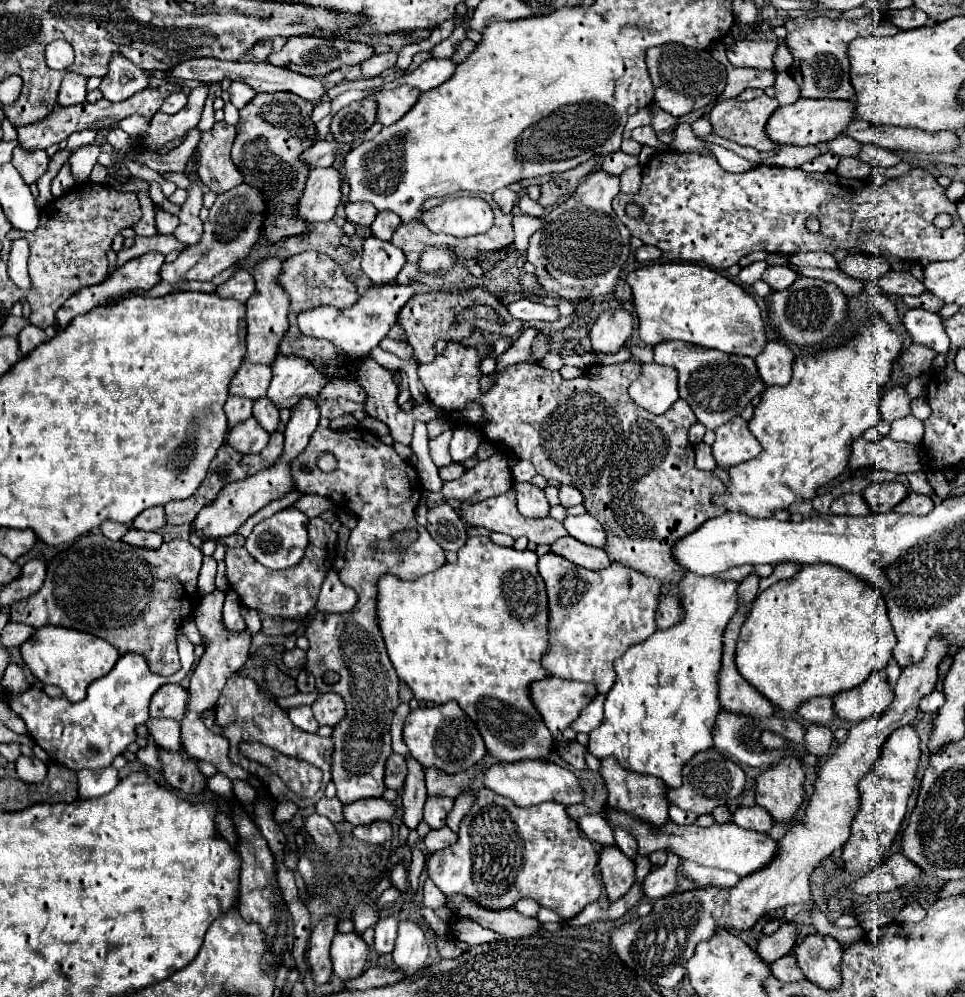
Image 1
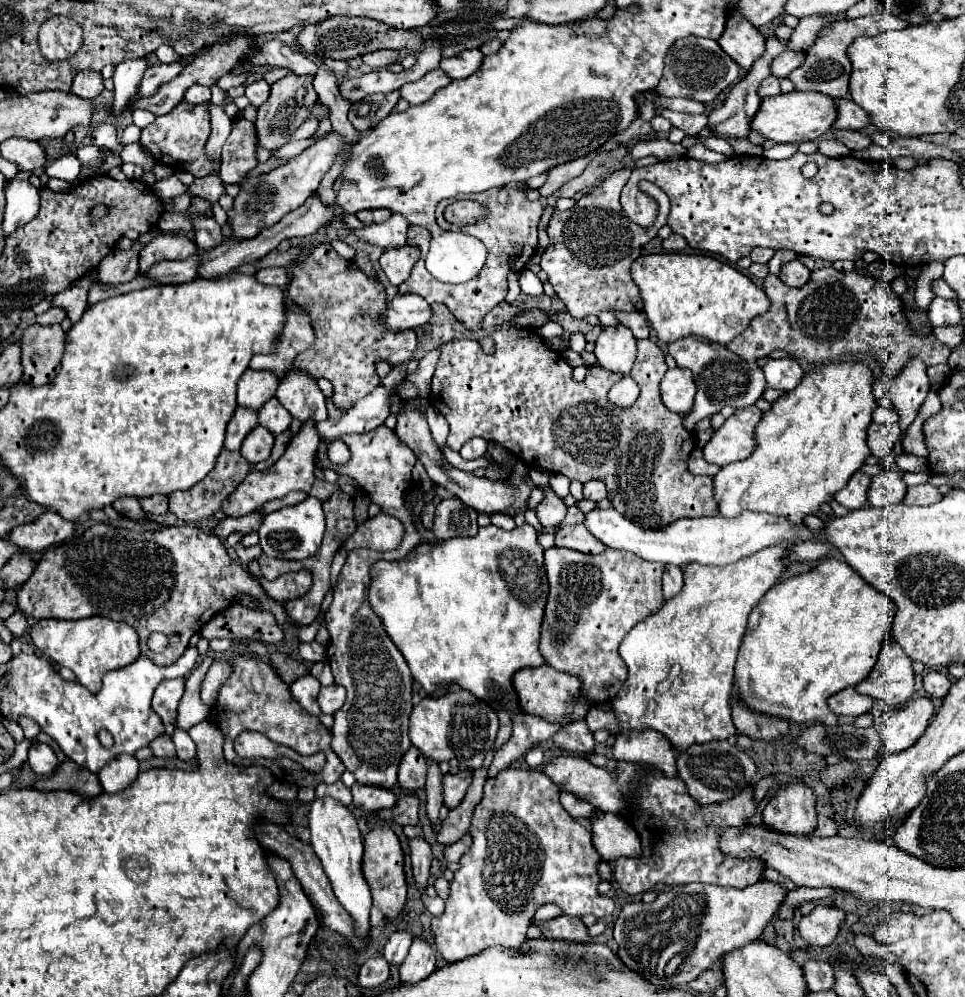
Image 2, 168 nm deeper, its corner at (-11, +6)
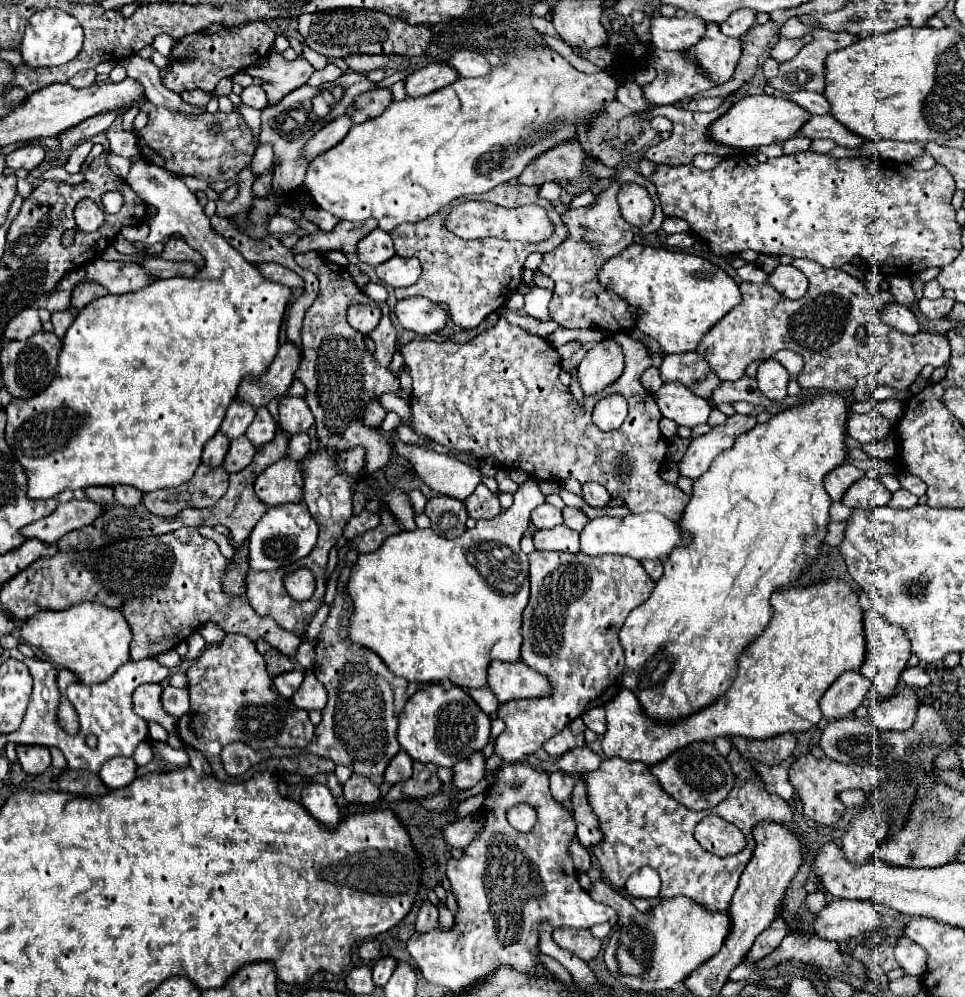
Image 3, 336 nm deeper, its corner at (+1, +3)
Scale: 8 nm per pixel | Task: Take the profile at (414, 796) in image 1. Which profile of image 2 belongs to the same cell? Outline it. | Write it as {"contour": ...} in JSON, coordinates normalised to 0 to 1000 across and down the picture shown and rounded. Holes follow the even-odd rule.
{"contour":[[[427,841],[425,843],[425,853],[427,853],[427,873],[429,873],[429,883],[433,887],[433,893],[439,897],[446,881],[446,867],[448,867],[448,853],[439,841]]]}

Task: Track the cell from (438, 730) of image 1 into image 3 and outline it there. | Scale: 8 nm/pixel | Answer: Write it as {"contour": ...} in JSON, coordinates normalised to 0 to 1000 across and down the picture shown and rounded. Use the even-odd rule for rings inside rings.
{"contour":[[[444,687],[433,691],[421,705],[412,719],[412,745],[435,765],[450,765],[454,769],[468,769],[475,763],[497,753],[508,739],[508,719],[493,707],[493,703],[477,689],[458,691]]]}

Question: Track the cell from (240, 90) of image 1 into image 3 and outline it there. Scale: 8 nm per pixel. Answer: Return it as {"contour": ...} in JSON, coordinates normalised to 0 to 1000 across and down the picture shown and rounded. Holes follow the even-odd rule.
{"contour":[[[267,85],[255,87],[249,97],[251,97],[251,103],[255,103],[255,105],[259,105],[259,107],[263,107],[263,109],[274,109],[276,103],[278,103],[276,93],[274,93],[272,87],[267,87]]]}

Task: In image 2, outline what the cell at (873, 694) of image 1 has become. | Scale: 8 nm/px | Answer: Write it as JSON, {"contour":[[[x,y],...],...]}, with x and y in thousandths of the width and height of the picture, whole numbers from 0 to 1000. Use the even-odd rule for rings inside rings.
{"contour":[[[918,642],[904,674],[887,688],[891,696],[916,702],[920,708],[935,708],[947,696],[945,662],[926,642]]]}

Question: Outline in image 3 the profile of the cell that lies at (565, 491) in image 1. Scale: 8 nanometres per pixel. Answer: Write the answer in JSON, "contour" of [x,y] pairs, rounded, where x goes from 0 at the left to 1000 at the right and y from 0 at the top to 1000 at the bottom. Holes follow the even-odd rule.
{"contour":[[[605,484],[603,486],[603,498],[613,509],[626,509],[632,503],[630,492],[622,484]]]}

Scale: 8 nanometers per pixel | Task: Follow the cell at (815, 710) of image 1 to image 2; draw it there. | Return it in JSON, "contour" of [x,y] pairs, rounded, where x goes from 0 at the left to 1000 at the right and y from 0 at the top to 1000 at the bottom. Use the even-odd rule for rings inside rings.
{"contour":[[[879,688],[870,692],[868,696],[858,700],[858,708],[866,718],[891,718],[902,714],[906,702],[897,696],[889,696],[885,688]]]}

